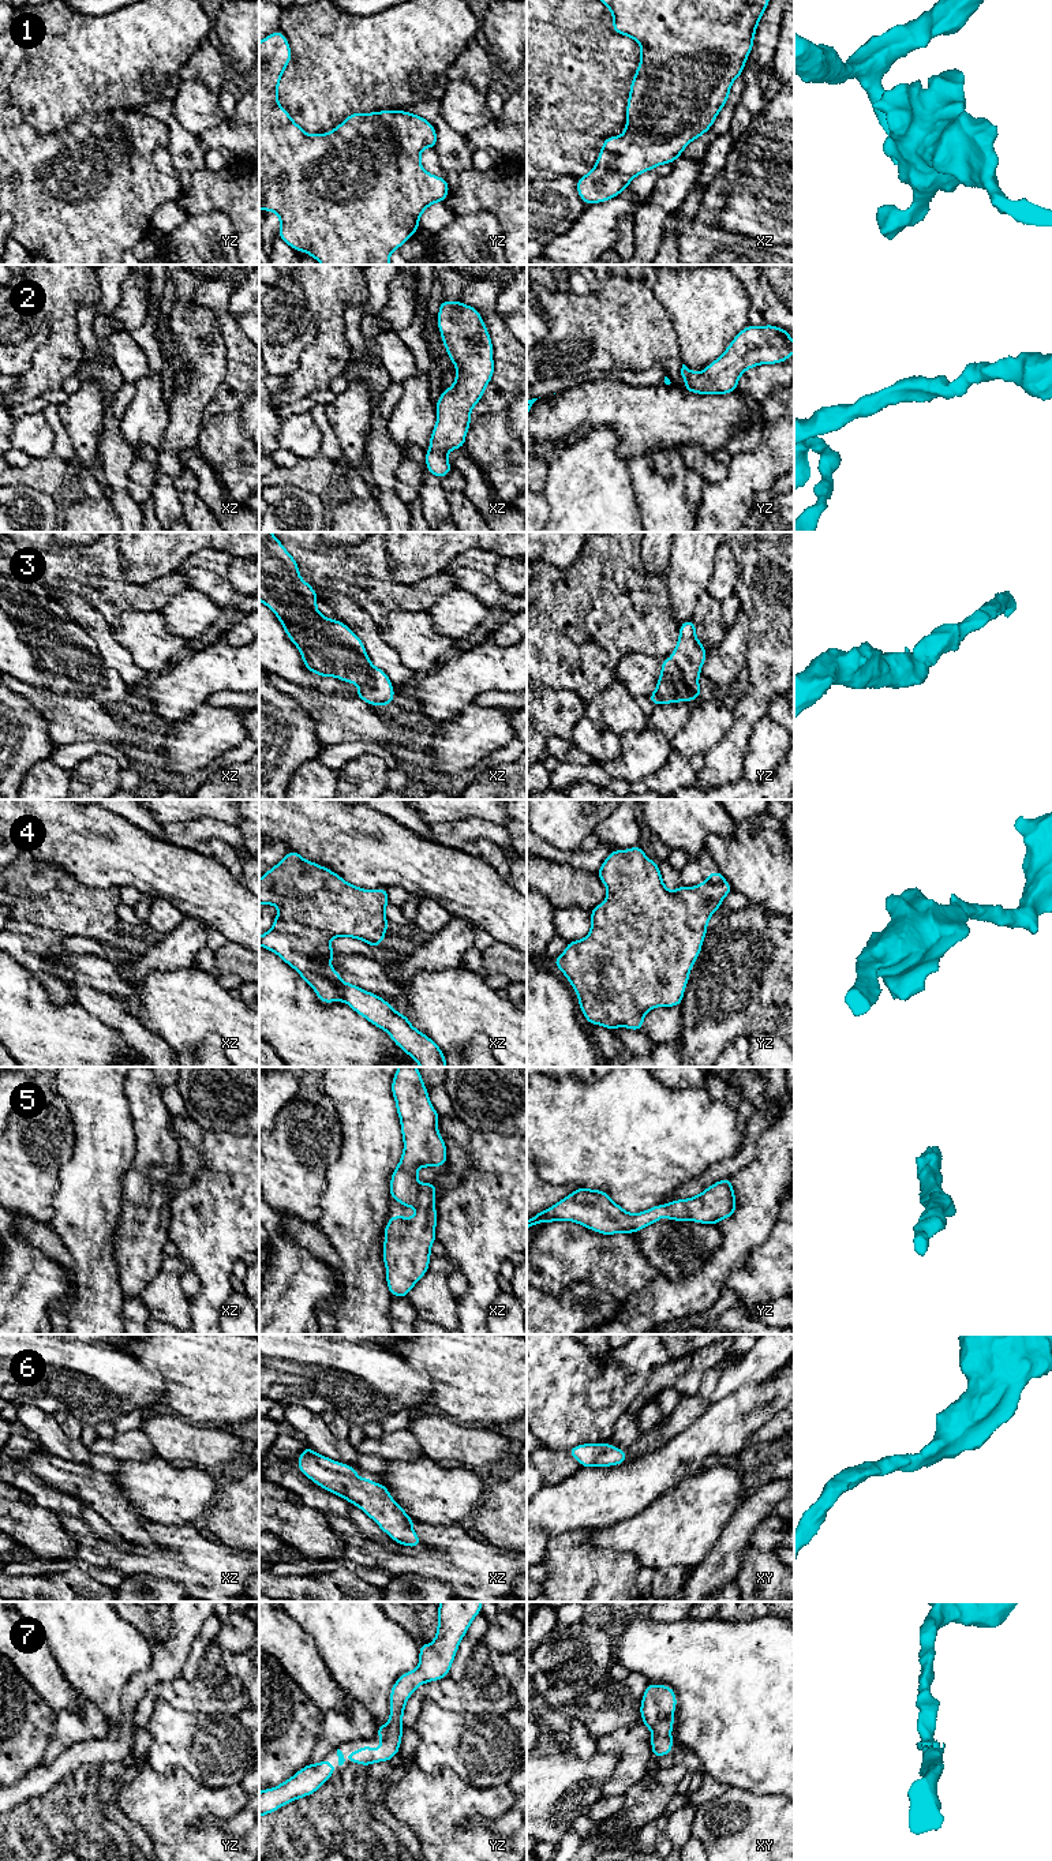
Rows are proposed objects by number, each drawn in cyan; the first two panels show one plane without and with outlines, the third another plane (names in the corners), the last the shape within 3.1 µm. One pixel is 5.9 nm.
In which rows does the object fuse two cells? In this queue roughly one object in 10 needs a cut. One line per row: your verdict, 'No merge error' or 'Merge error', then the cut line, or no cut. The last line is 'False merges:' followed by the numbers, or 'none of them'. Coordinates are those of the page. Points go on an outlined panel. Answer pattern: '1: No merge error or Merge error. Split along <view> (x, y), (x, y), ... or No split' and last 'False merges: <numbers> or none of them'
1: No merge error. No split
2: No merge error. No split
3: No merge error. No split
4: Merge error. Split along xz (340, 981), (343, 1000)
5: No merge error. No split
6: No merge error. No split
7: No merge error. No split
False merges: 4

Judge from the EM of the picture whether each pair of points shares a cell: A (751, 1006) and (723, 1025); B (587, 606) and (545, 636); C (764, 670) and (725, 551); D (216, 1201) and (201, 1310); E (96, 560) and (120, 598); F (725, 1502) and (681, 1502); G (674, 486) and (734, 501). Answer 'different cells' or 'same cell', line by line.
A: same cell
B: same cell
C: different cells
D: same cell
E: same cell
F: same cell
G: different cells

